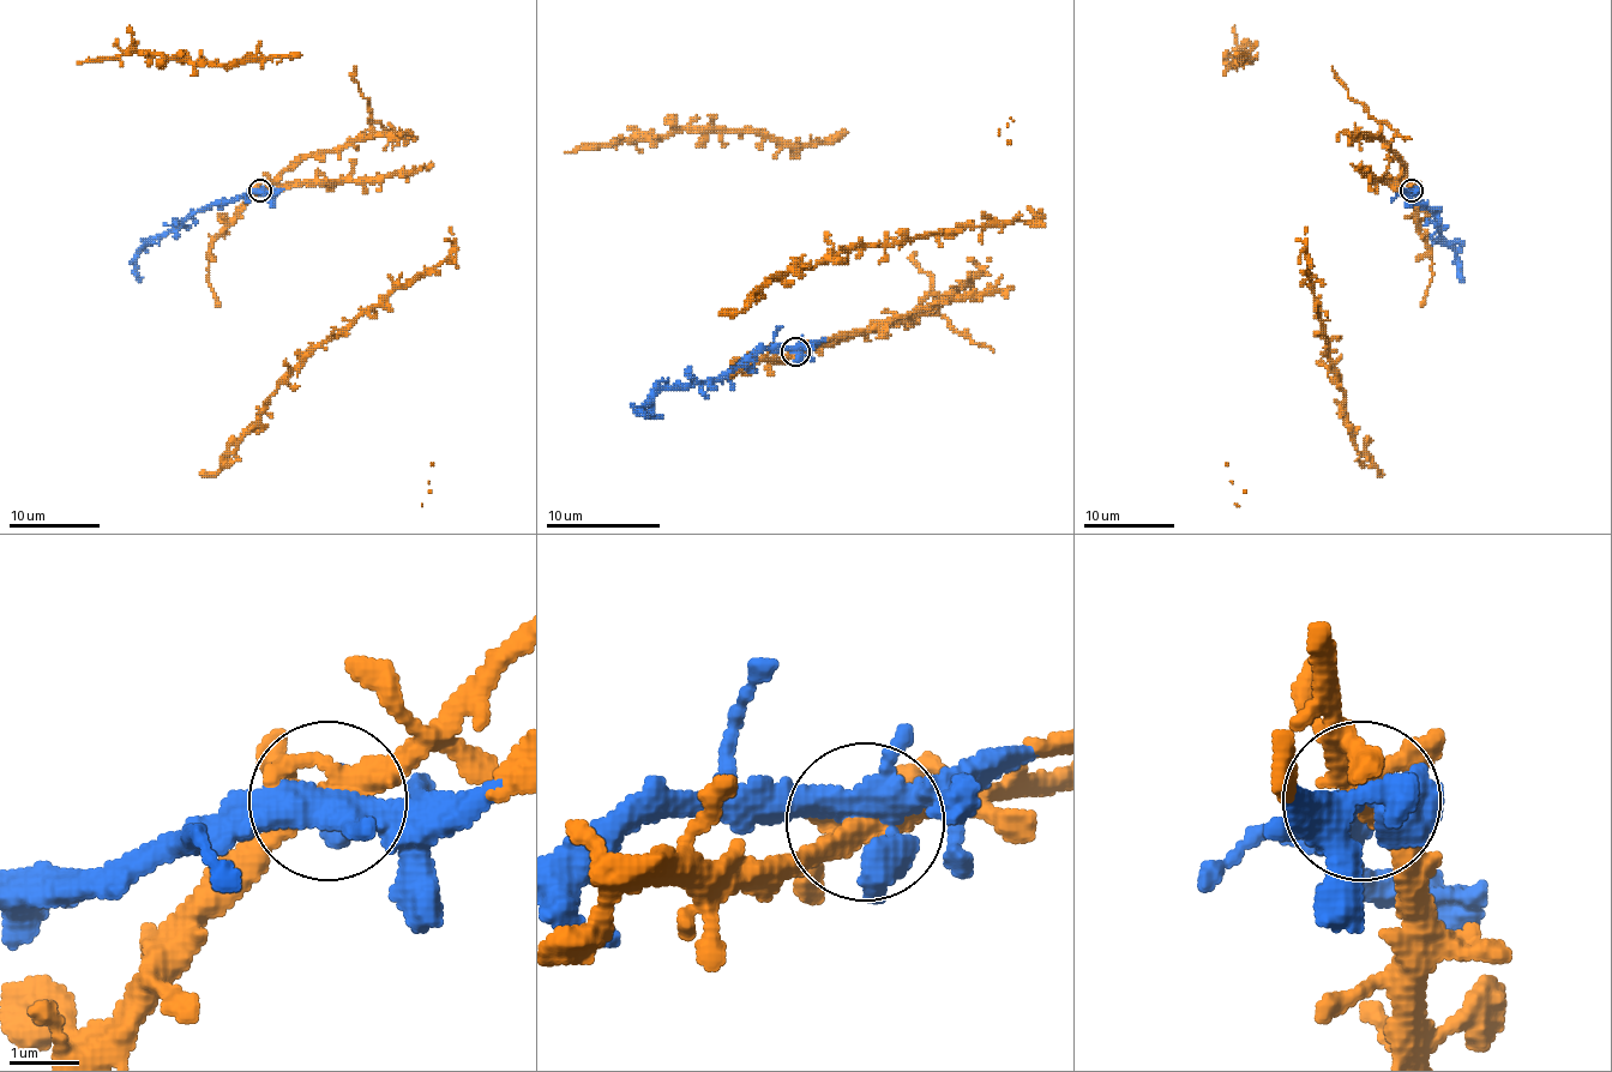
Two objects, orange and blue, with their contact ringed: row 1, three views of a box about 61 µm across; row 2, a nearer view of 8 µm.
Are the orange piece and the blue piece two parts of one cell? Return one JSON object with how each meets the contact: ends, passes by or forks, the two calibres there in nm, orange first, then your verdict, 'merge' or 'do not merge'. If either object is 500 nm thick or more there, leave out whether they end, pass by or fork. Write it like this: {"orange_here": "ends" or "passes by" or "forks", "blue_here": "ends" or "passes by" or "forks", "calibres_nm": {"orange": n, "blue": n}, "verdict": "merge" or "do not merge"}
{"orange_here": "forks", "blue_here": "forks", "calibres_nm": {"orange": 320, "blue": 400}, "verdict": "merge"}

